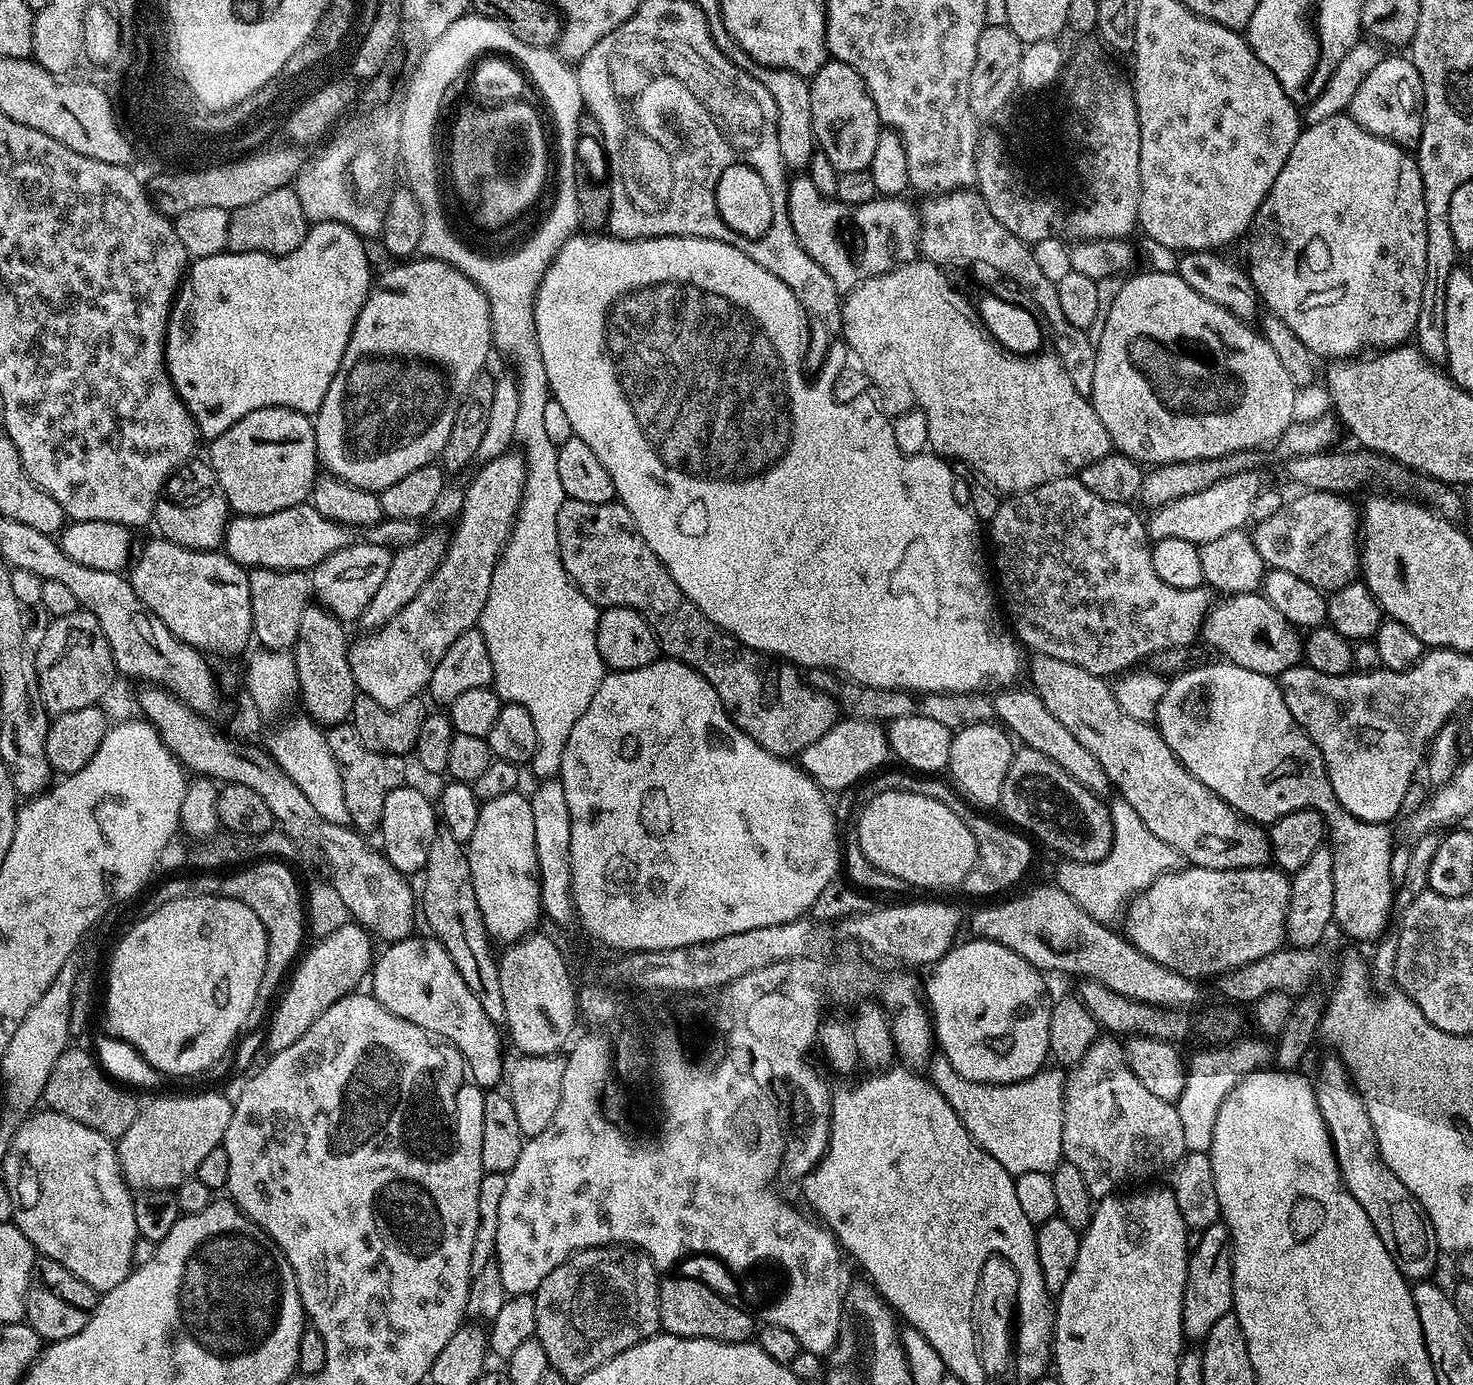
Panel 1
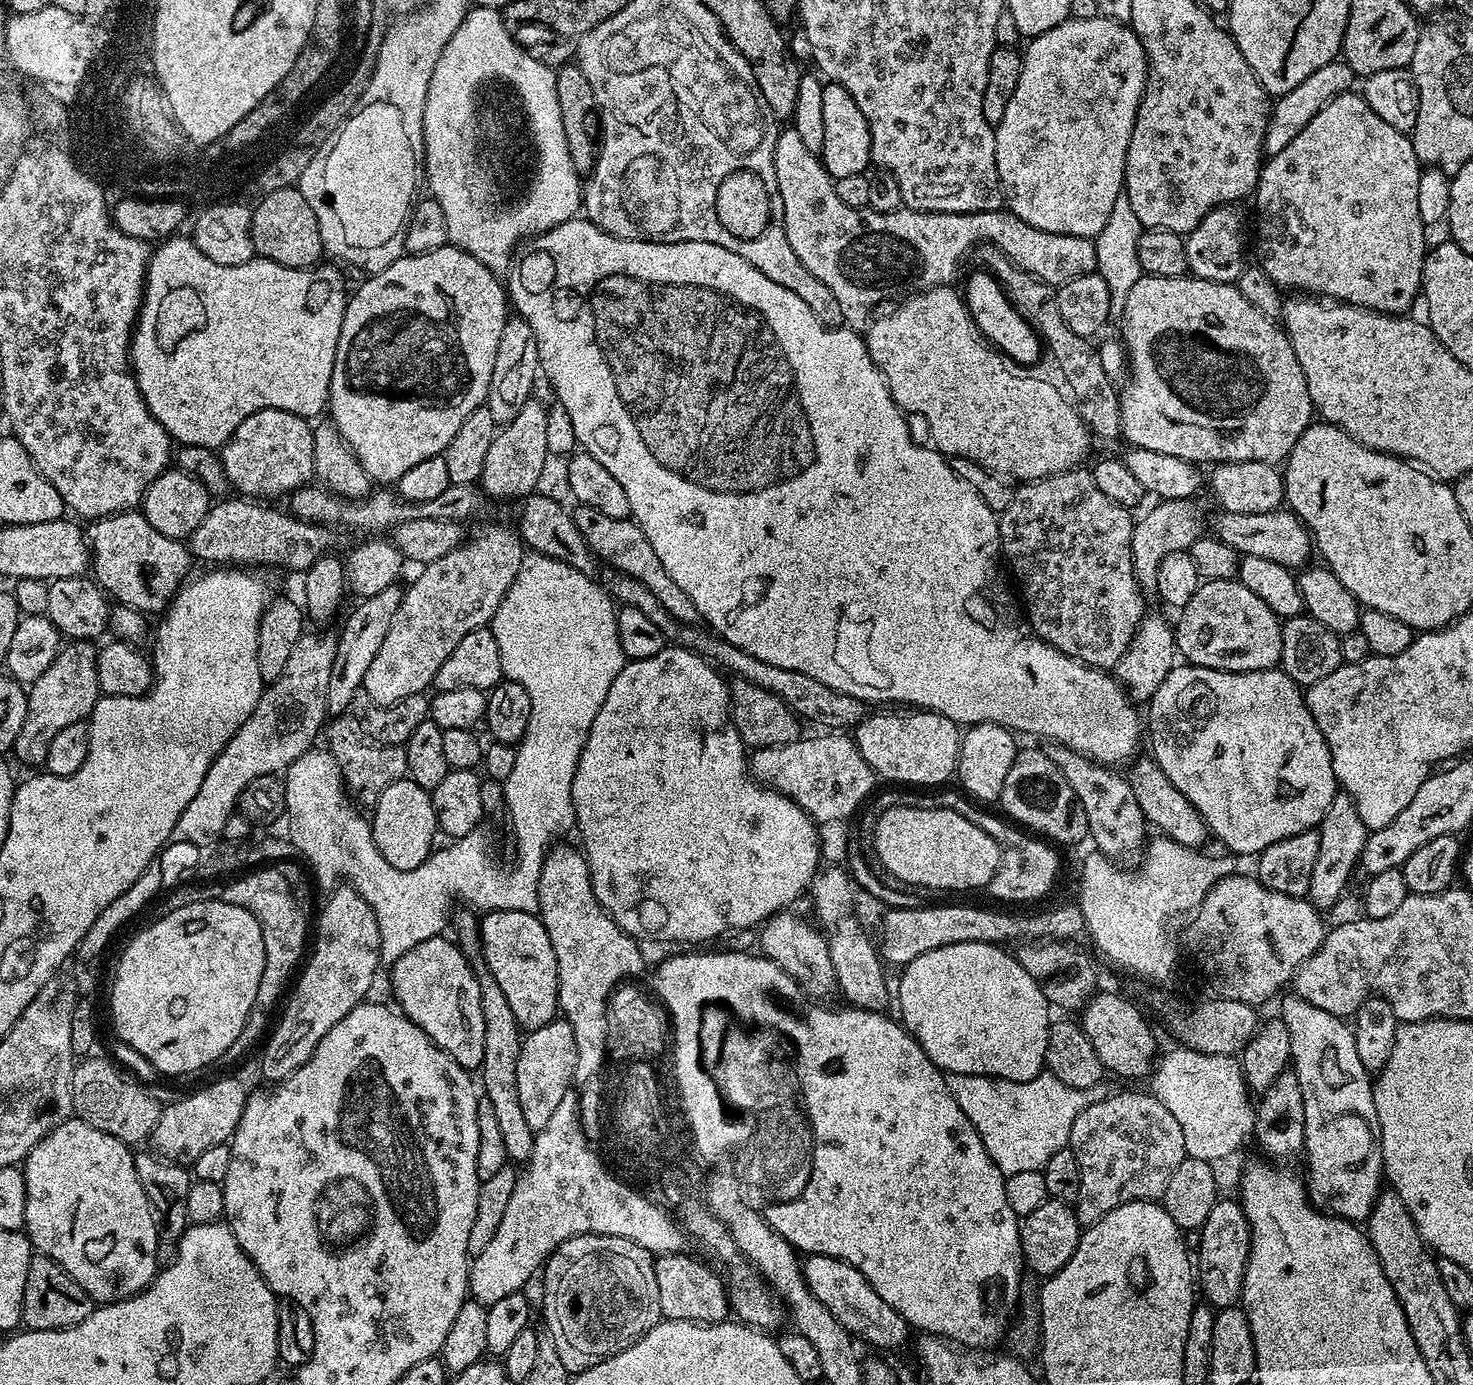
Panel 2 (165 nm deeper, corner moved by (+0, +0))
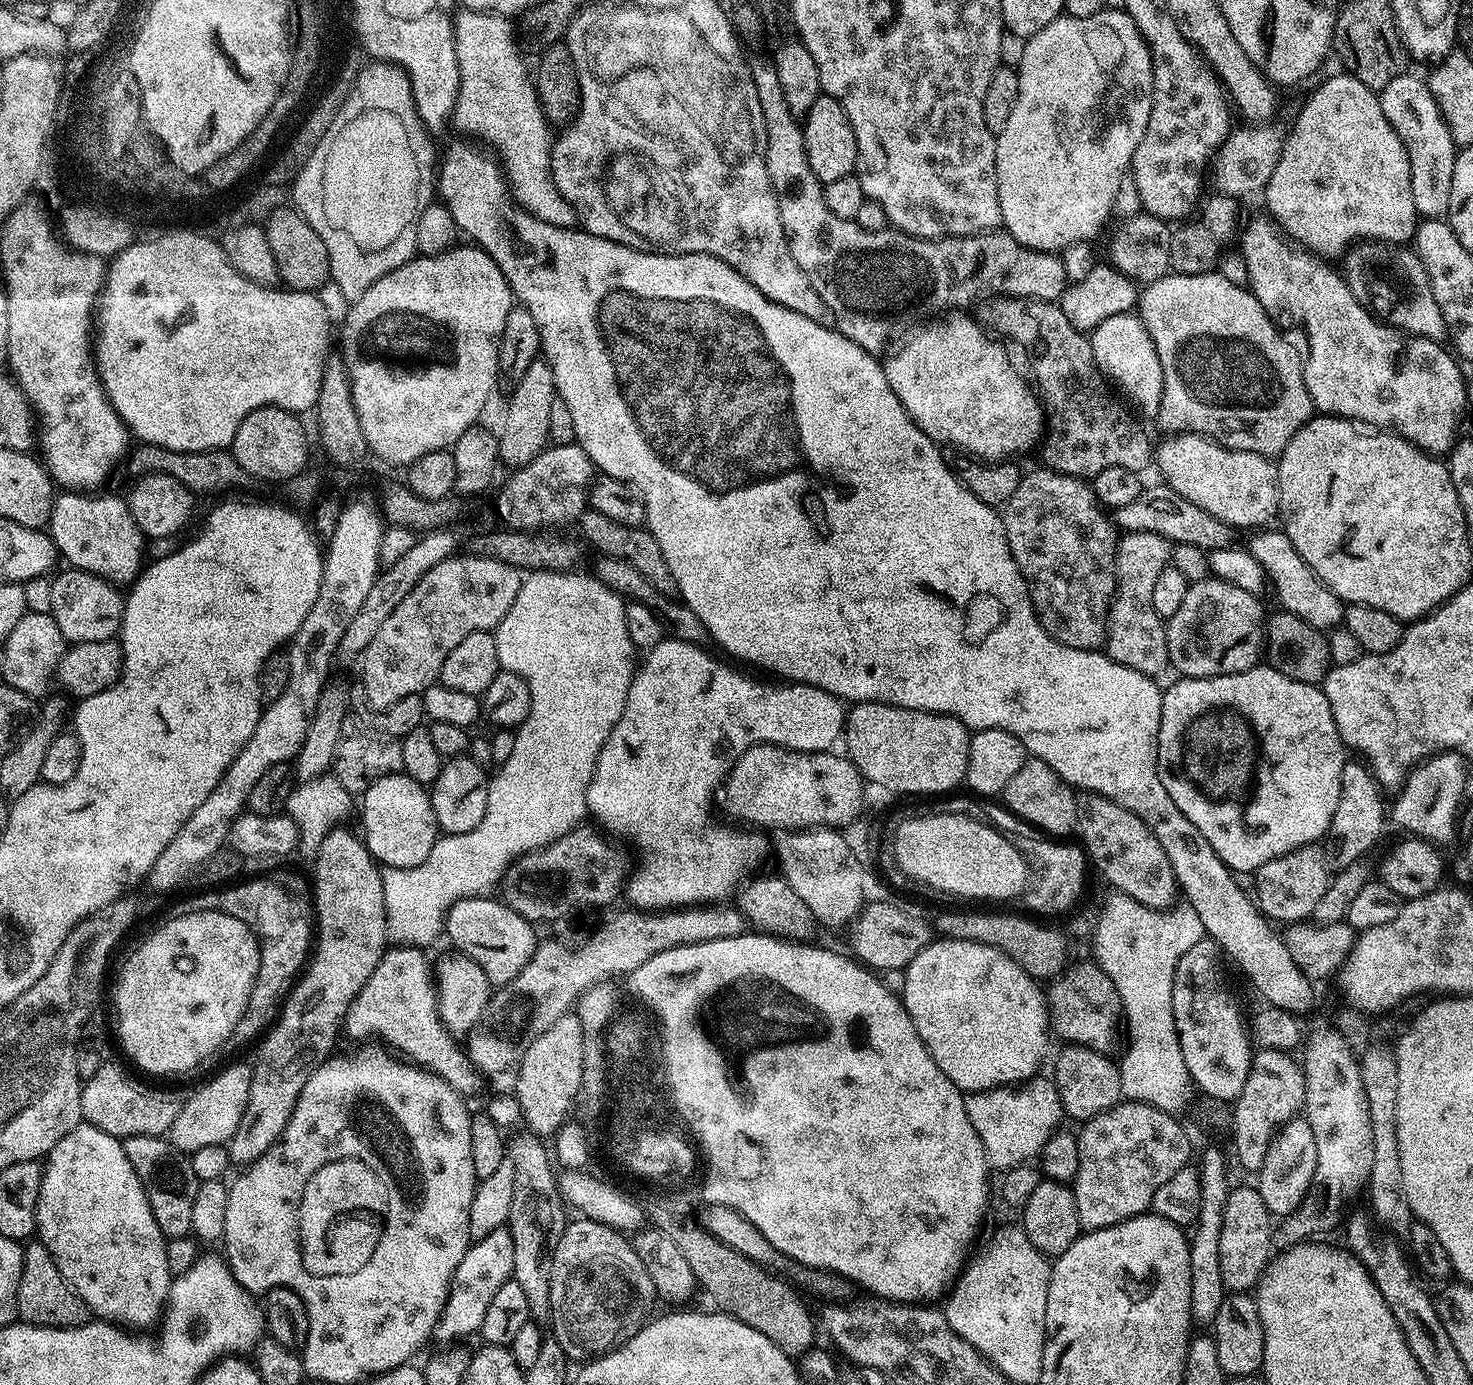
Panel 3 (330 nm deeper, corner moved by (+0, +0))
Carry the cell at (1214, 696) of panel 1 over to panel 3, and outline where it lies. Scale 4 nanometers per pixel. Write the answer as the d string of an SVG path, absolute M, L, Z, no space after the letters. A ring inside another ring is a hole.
M1257 666L1229 676L1197 676L1177 681L1177 684L1165 687L1162 692L1162 714L1156 743L1158 778L1162 778L1166 794L1174 798L1174 806L1178 806L1178 810L1182 810L1182 814L1186 814L1186 818L1190 818L1190 822L1198 826L1202 838L1206 838L1206 842L1214 846L1214 854L1218 854L1218 858L1222 858L1222 862L1233 873L1255 873L1256 869L1270 862L1270 858L1278 858L1295 848L1323 841L1330 826L1330 818L1334 818L1334 810L1338 810L1342 770L1346 763L1346 749L1338 734L1338 726L1334 726L1334 714L1330 714L1330 702L1323 687L1286 678L1286 674L1267 666Z

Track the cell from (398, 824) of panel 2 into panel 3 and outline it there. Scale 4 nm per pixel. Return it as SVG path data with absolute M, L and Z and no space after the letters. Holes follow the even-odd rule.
M403 774L378 778L362 793L362 800L364 800L362 839L377 864L384 868L413 868L422 866L422 862L430 858L430 850L434 850L434 842L438 838L438 825L432 809L432 797L425 785L414 782Z

